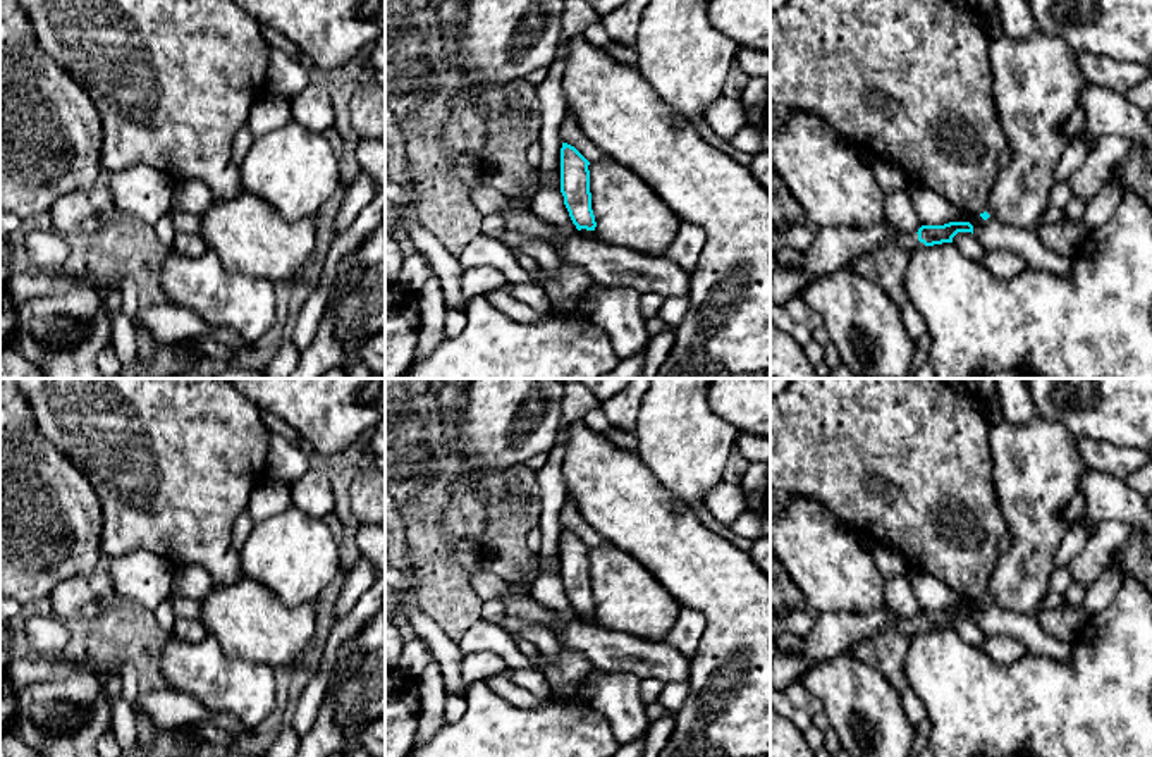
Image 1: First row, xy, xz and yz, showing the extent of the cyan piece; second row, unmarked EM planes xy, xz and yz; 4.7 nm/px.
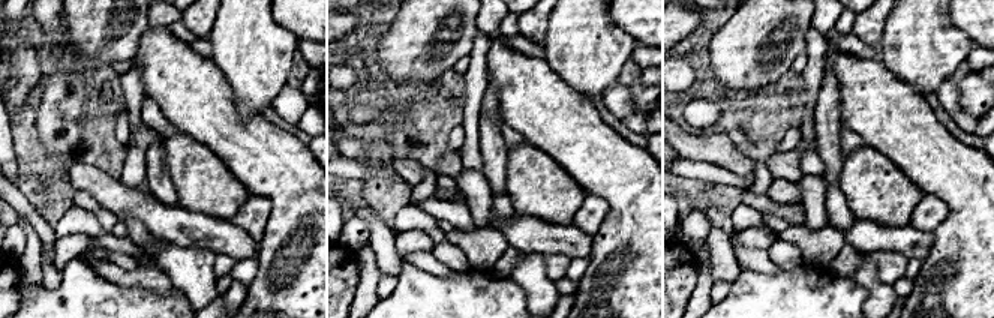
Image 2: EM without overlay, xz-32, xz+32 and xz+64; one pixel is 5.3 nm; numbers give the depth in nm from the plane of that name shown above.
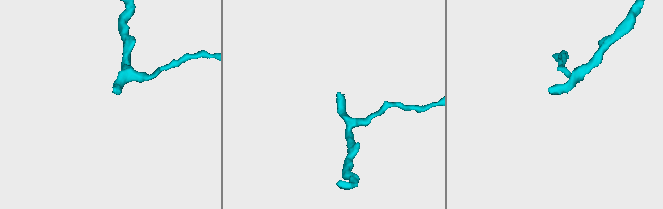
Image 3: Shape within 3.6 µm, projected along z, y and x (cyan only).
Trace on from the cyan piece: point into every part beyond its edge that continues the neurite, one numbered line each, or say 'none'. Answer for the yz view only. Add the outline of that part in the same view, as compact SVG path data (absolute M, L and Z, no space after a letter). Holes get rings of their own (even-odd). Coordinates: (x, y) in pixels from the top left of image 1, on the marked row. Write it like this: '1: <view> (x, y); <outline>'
1: yz (910, 243); M913 232L913 234L906 234L906 236L896 236L882 248L899 248L899 249L904 249L908 253L913 253L923 246L925 244L918 241L918 234ZM879 248L879 249L882 249L882 248Z

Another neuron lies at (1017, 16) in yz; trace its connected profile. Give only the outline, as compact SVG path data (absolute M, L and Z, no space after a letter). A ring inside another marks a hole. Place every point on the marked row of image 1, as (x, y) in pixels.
M996 0L1004 34L1026 40L1037 31L1035 15L1028 0Z

